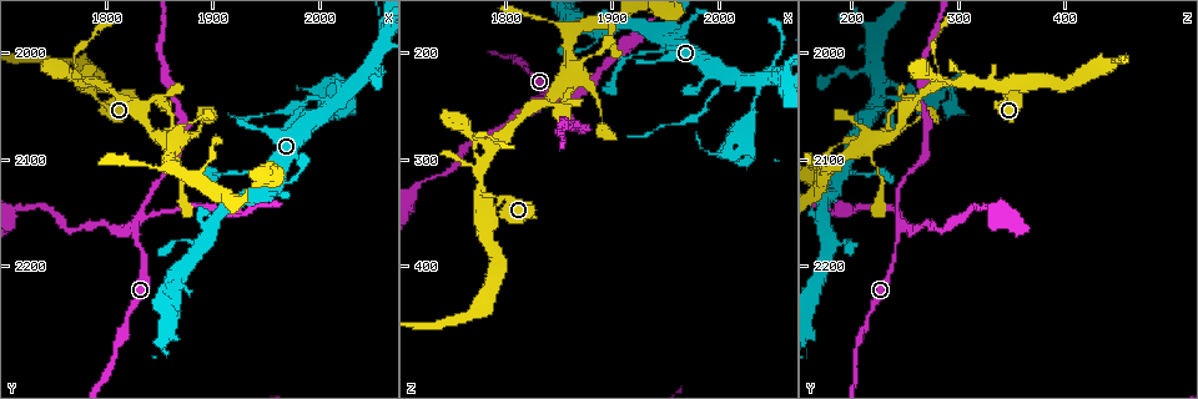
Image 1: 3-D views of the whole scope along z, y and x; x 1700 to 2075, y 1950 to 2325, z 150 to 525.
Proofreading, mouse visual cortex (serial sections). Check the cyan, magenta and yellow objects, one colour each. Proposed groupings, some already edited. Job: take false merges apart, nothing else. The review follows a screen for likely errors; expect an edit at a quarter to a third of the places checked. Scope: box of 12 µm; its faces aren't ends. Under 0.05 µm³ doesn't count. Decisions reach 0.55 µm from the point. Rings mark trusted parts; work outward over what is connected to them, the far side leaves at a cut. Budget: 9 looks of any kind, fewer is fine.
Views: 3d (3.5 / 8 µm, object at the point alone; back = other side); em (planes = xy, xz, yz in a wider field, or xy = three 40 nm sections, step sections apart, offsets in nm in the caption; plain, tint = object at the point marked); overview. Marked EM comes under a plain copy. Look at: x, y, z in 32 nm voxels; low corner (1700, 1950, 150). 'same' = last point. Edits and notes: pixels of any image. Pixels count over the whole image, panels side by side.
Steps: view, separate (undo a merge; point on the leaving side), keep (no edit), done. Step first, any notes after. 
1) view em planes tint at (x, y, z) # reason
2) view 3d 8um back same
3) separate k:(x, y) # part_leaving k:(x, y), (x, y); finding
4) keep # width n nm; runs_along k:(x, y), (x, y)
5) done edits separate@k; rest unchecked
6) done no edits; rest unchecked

view 3d 8um at (2014, 2040, 274) # arms run side by side

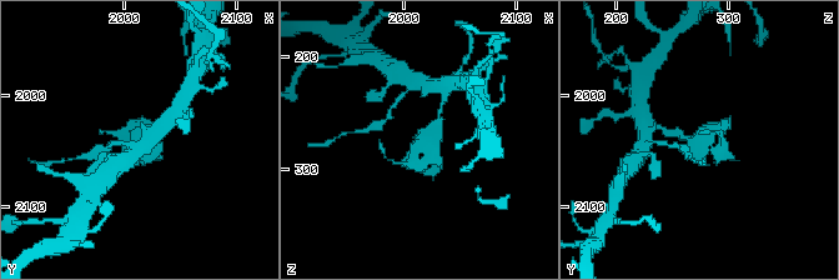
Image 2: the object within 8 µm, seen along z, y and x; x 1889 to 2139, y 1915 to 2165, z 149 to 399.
view 3d 3.5um at (2016, 2040, 276)

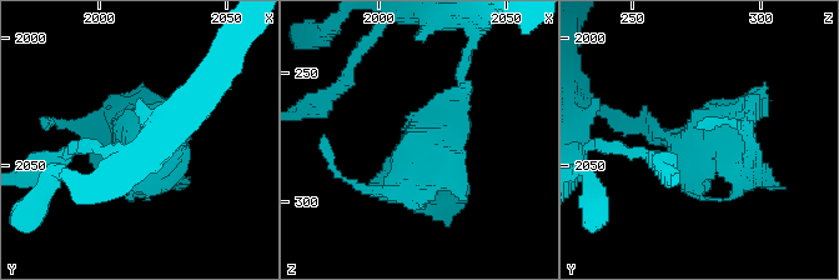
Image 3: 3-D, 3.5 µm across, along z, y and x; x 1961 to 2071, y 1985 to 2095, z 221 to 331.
view em xy step 1 tint at (2016, 2038, 275) # shape alone is not enough

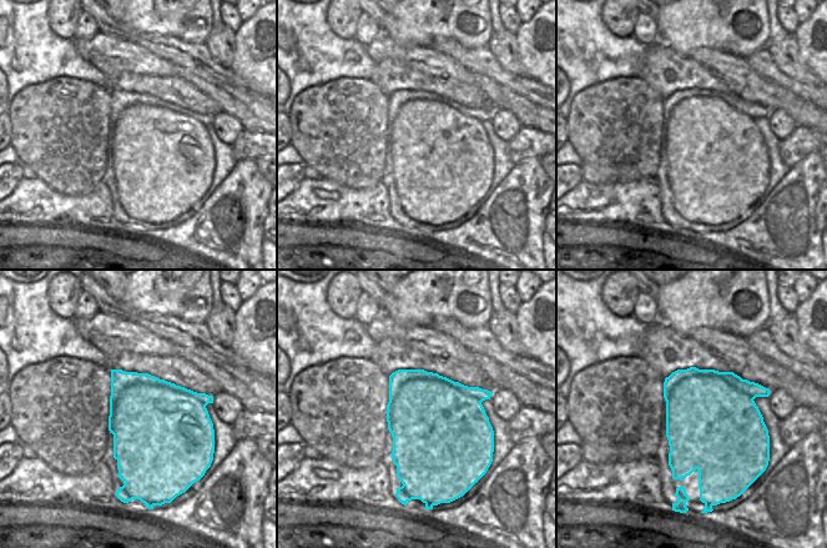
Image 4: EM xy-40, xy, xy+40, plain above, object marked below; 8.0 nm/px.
separate 3:(90, 133) # a second cell is stuck on

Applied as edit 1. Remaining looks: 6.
view 3d 3.5um at (1850, 2042, 250) # sharp bend

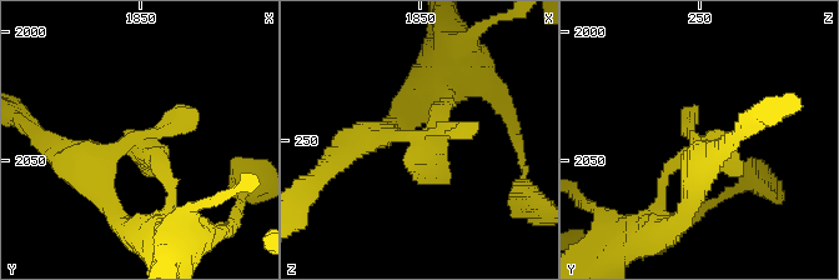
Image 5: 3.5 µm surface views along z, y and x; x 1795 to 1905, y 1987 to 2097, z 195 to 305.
view em xy step 2 tint at (1848, 2043, 250)

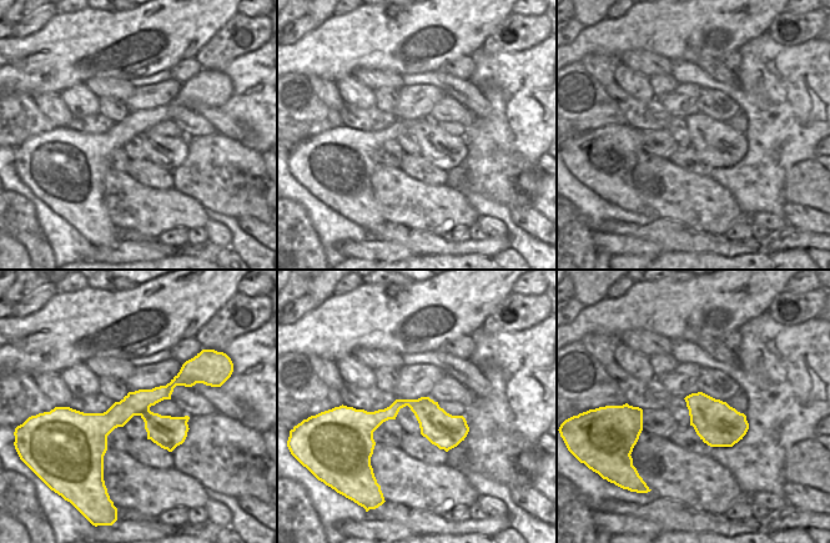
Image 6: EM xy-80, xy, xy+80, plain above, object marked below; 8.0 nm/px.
keep # runs_along 5:(348, 144), (410, 135), (448, 183); continuous, no second cell

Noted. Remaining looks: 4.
view 3d 3.5um at (1764, 2020, 274) # thick turns thin

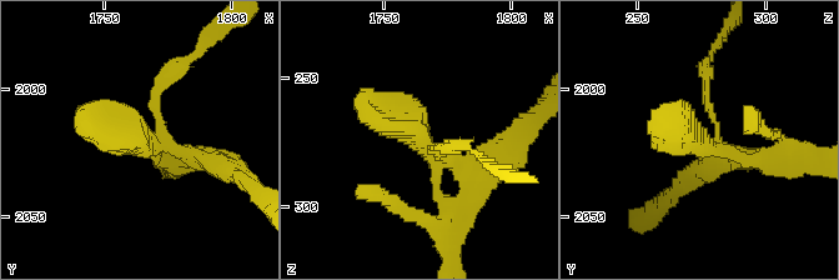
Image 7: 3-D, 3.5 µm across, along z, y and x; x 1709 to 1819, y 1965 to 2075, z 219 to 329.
view em xy step 2 tint at (1765, 2022, 274) # need the tissue

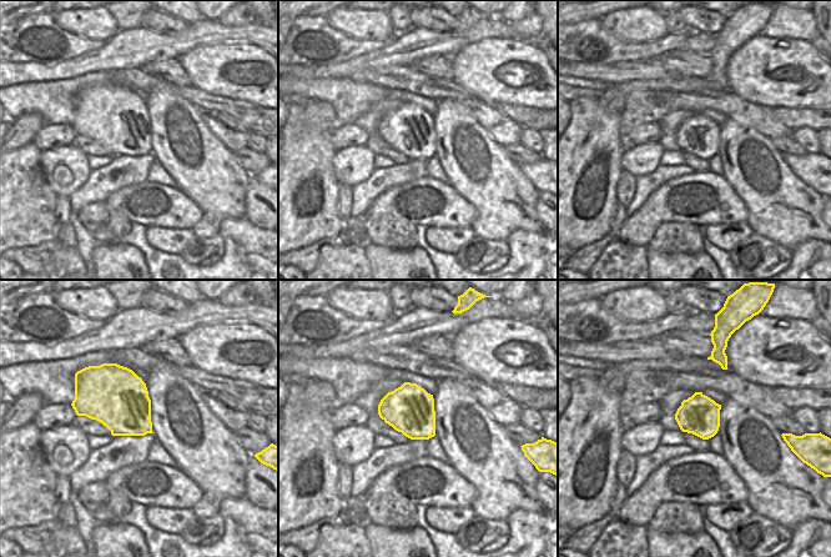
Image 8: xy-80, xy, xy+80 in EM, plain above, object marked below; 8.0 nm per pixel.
view em planes tint same

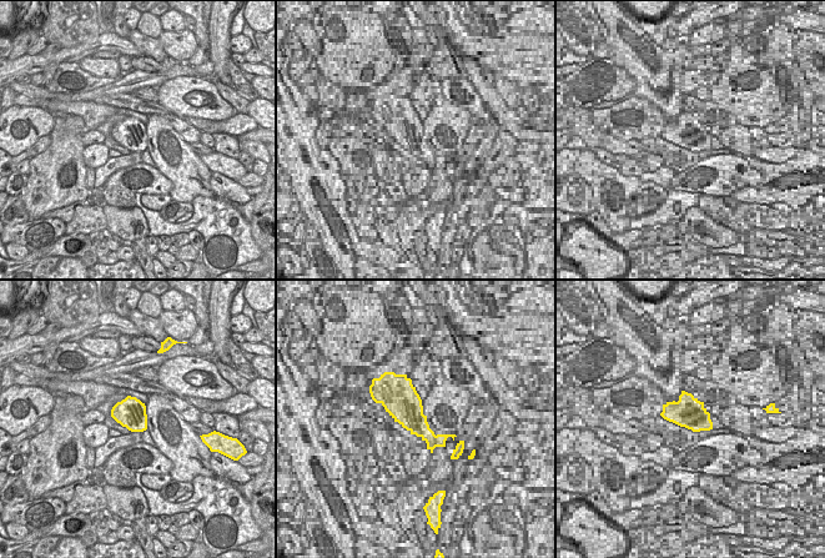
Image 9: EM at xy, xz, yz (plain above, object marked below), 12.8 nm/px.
separate 7:(154, 95) # two cells meet here

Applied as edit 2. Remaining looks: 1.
done edits separate@3, separate@7; rest unchecked

